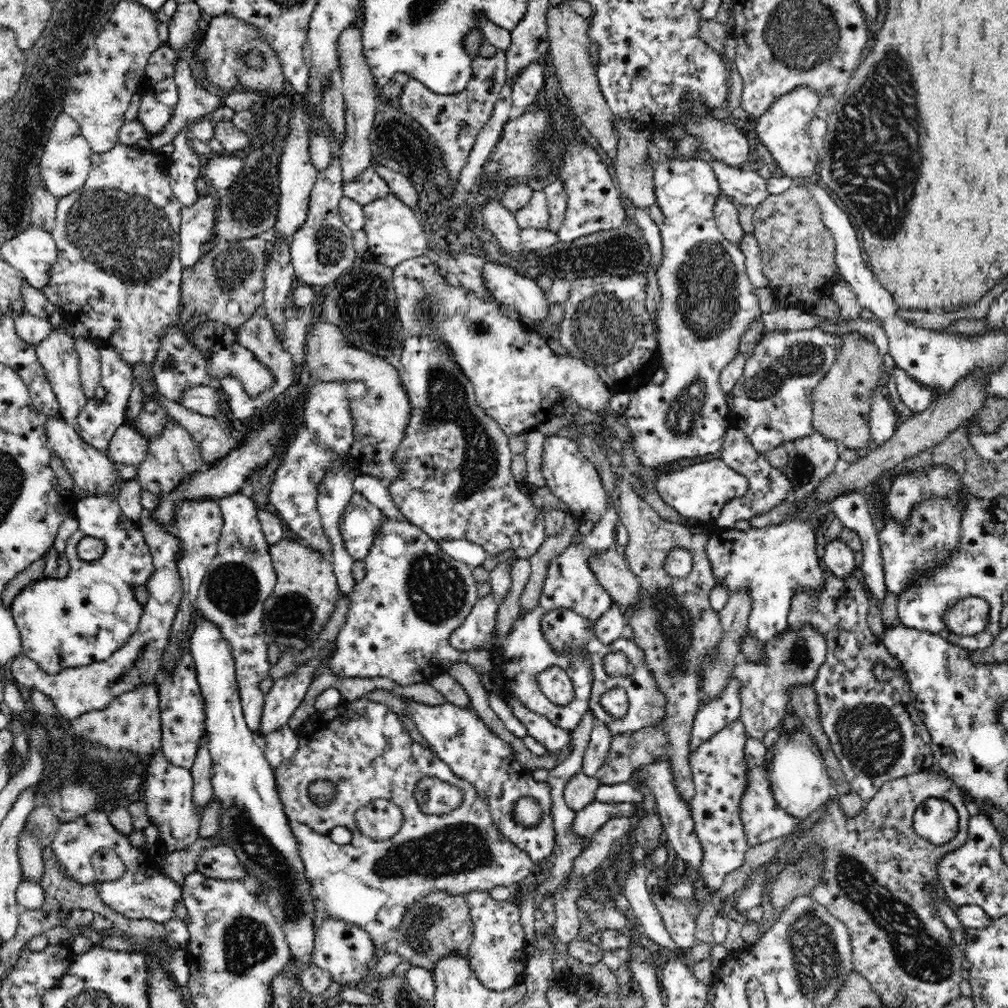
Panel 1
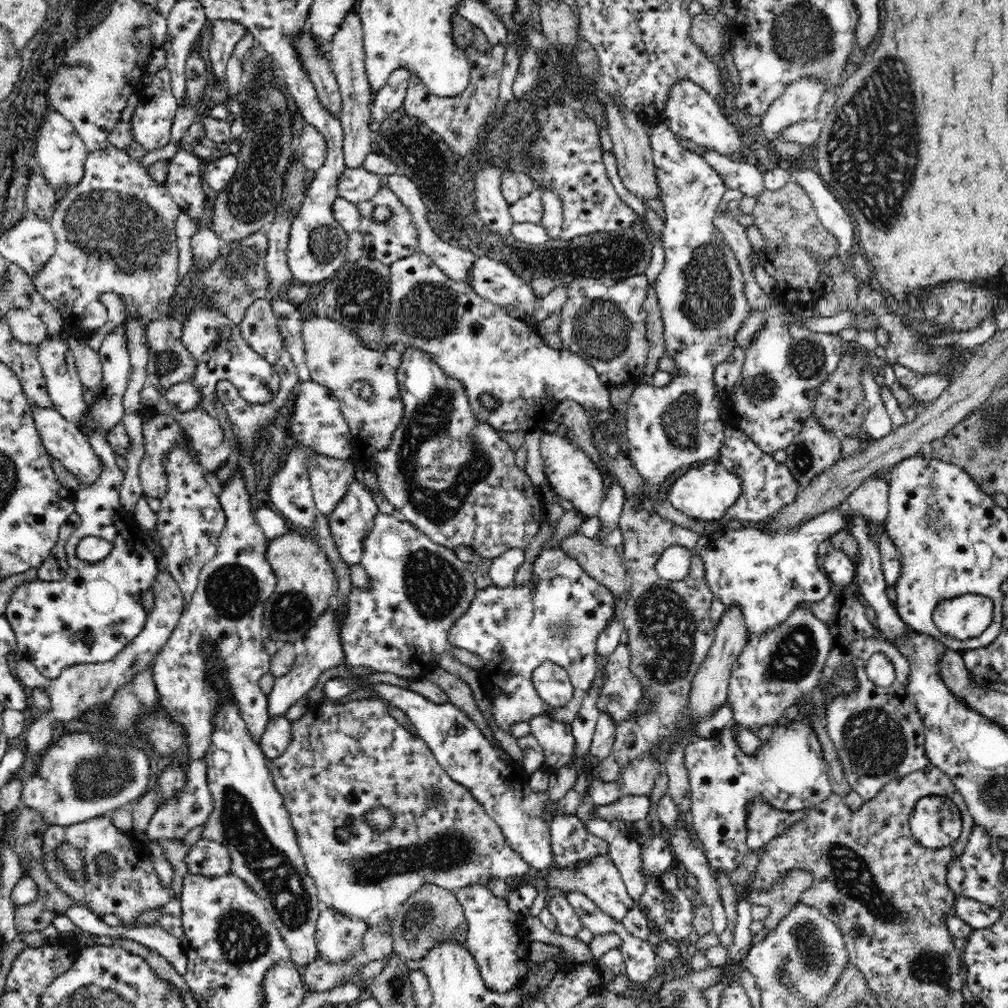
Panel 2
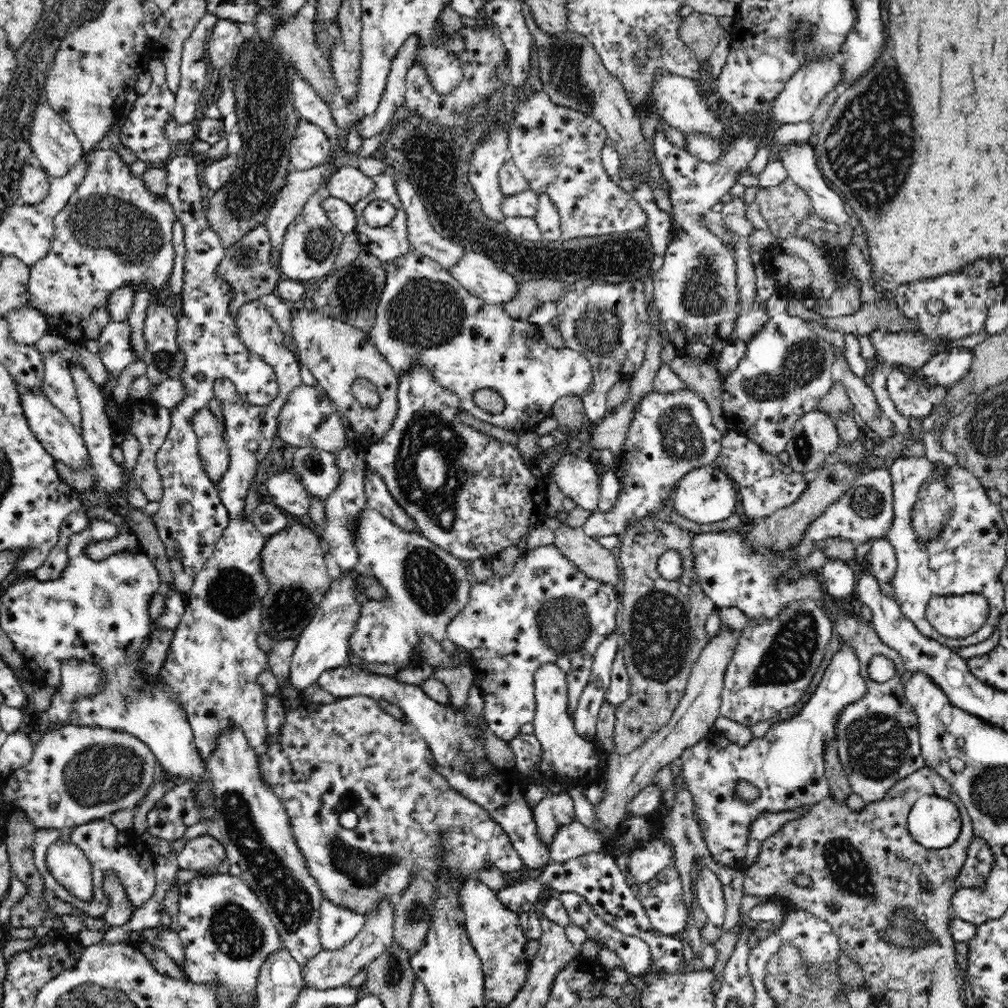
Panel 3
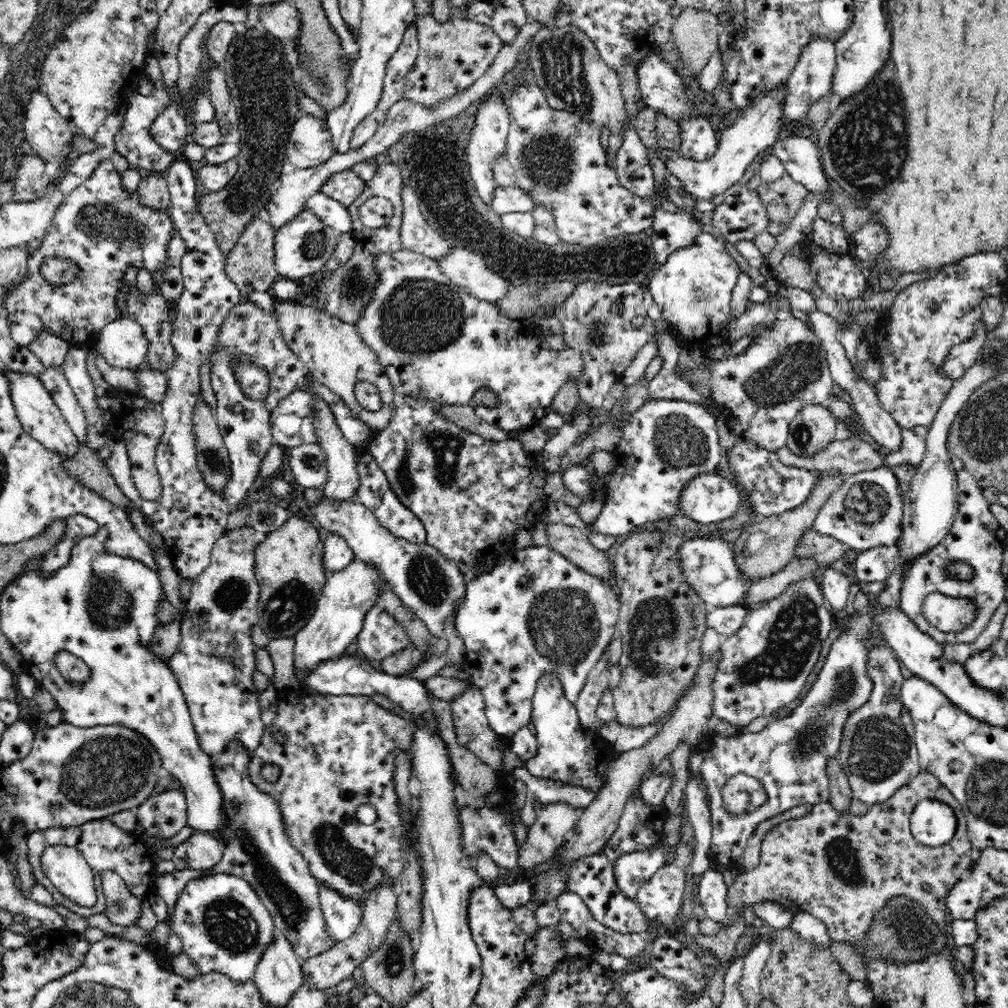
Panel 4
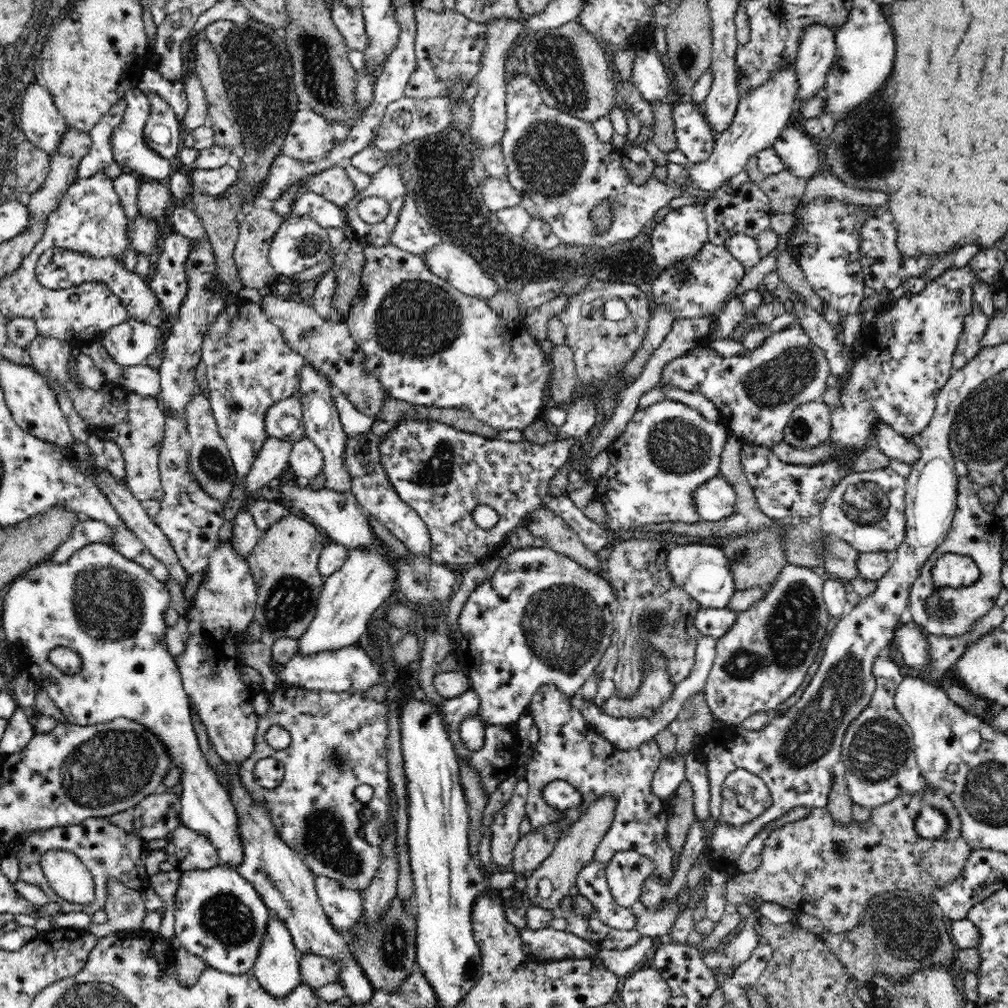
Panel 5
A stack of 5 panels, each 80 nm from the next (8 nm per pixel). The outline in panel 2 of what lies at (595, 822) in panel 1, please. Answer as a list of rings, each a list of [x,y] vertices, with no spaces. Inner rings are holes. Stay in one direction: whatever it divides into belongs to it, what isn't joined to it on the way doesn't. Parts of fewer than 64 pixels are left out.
[[[628,795],[610,804],[595,805],[595,814],[598,819],[610,823],[618,822],[618,819],[620,822],[630,823],[644,820],[649,810],[650,796],[642,795]]]

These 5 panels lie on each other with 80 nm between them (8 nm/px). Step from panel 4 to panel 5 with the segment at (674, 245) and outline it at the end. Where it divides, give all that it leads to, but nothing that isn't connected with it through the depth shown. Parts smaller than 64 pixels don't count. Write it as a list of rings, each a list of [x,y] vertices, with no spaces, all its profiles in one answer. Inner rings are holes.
[[[686,205],[672,209],[658,223],[652,224],[651,244],[654,262],[666,270],[676,263],[689,261],[708,241],[708,223],[704,213],[704,205]]]

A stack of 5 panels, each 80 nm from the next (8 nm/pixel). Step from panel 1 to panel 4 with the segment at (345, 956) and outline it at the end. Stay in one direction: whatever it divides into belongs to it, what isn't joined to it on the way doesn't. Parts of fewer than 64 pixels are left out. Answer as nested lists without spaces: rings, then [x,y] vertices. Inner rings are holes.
[[[320,883],[319,904],[326,919],[326,927],[331,938],[343,941],[350,938],[363,917],[363,906],[340,895],[326,883]]]

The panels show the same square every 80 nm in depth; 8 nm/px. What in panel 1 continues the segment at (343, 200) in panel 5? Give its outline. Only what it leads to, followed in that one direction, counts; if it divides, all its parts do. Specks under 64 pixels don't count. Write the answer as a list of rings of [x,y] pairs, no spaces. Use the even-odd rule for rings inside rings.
[[[372,166],[362,170],[356,178],[343,182],[342,192],[344,197],[355,200],[361,205],[374,202],[378,198],[386,198],[388,194],[393,194],[388,183]]]

